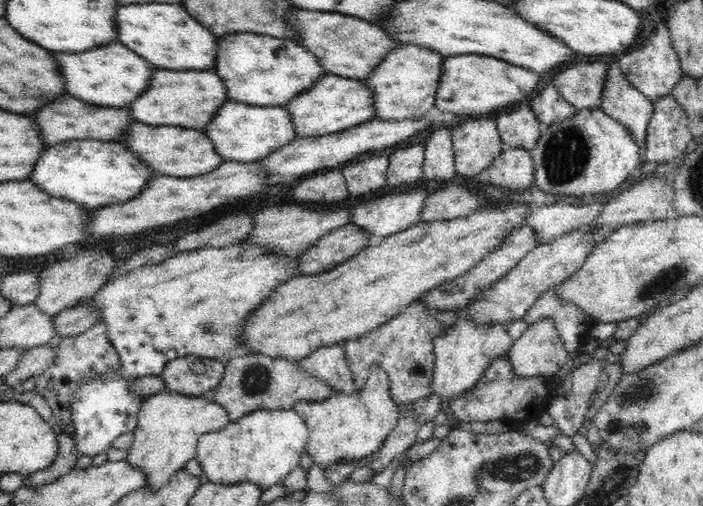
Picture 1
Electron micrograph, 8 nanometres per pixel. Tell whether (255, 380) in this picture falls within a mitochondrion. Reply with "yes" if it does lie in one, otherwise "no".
yes

